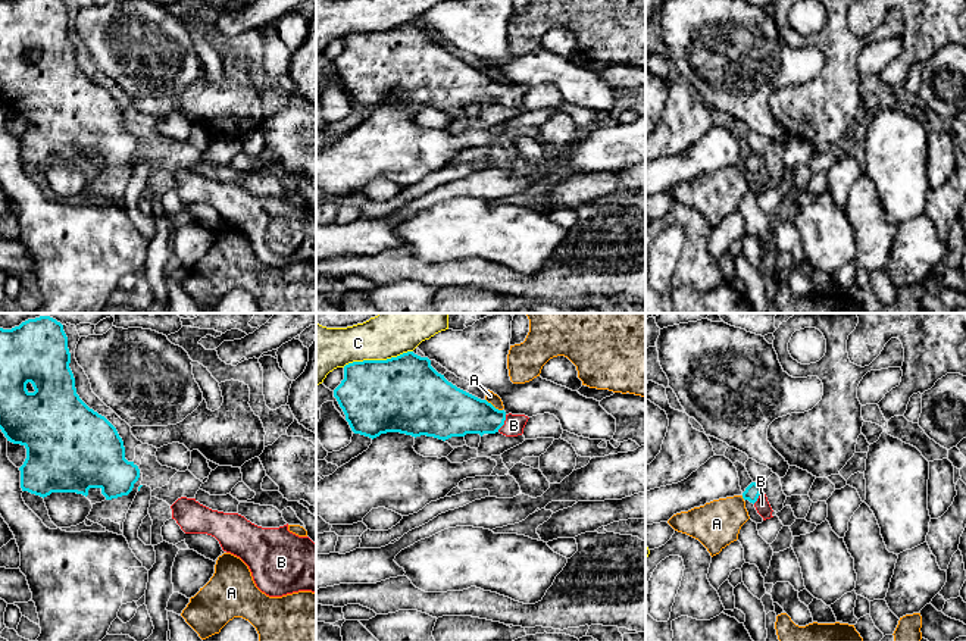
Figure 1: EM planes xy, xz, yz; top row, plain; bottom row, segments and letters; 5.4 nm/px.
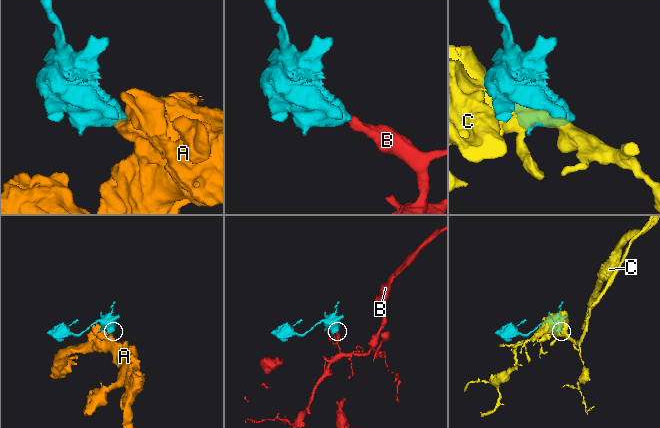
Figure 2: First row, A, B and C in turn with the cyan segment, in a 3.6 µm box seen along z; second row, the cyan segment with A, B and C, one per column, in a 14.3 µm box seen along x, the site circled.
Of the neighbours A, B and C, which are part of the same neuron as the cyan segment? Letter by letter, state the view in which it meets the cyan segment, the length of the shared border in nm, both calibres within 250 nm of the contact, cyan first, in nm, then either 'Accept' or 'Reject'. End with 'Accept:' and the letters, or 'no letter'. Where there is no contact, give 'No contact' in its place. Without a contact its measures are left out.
A: Touches cyan in xz. Shared border 120 nm. Thickness 280 nm (cyan) against 60 nm. Reject
B: Touches cyan in xz. Shared border 110 nm. Thickness 240 nm (cyan) against 110 nm. Accept
C: Touches cyan in xz. Shared border 400 nm. Thickness 420 nm (cyan) against 220 nm. Reject
Accept: B

